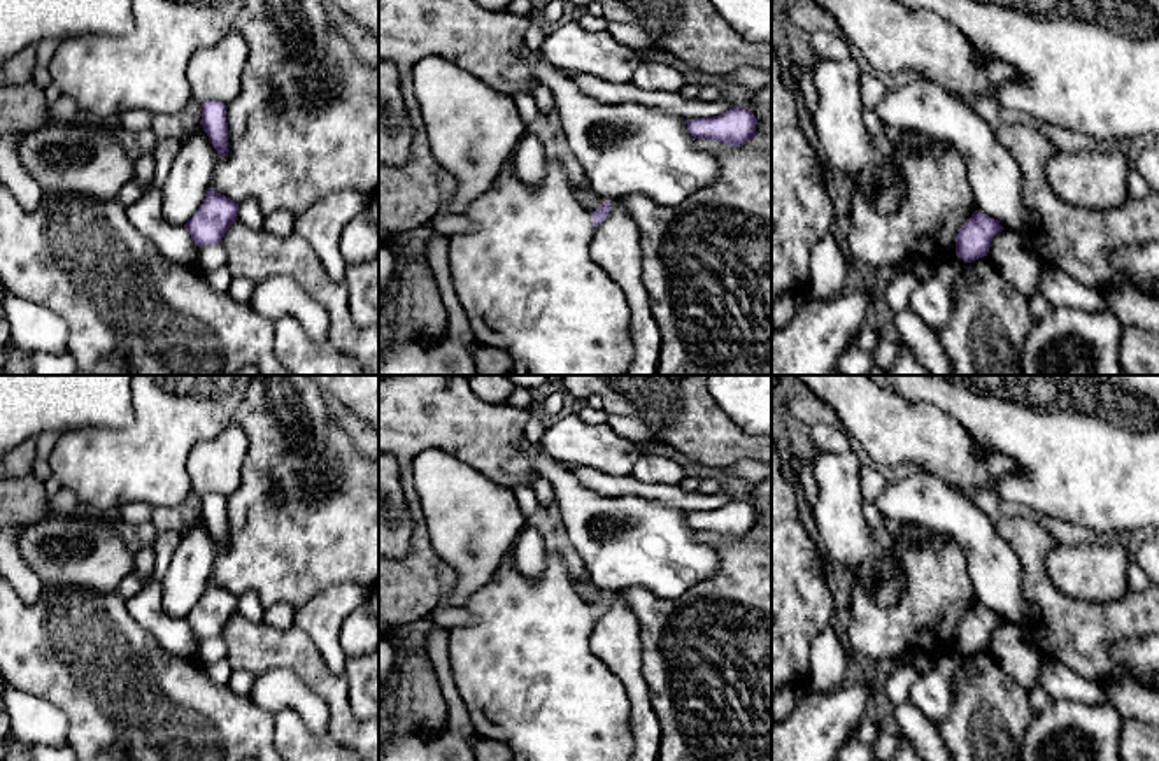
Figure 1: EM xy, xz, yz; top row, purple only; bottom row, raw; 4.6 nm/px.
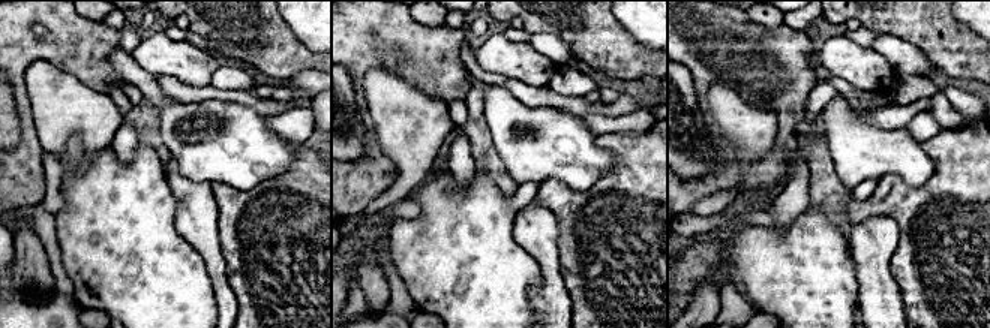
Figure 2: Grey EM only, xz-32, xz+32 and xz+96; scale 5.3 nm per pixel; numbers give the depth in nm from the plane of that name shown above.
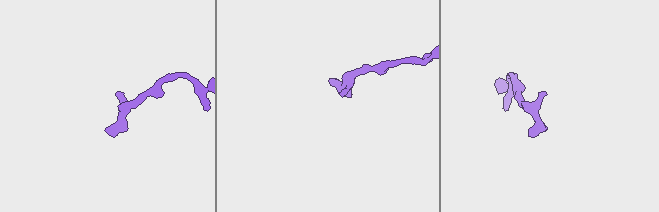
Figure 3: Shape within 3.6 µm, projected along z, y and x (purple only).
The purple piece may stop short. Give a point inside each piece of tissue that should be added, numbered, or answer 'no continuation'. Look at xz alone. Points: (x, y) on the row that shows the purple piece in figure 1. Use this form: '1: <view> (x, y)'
1: xz (525, 276)

